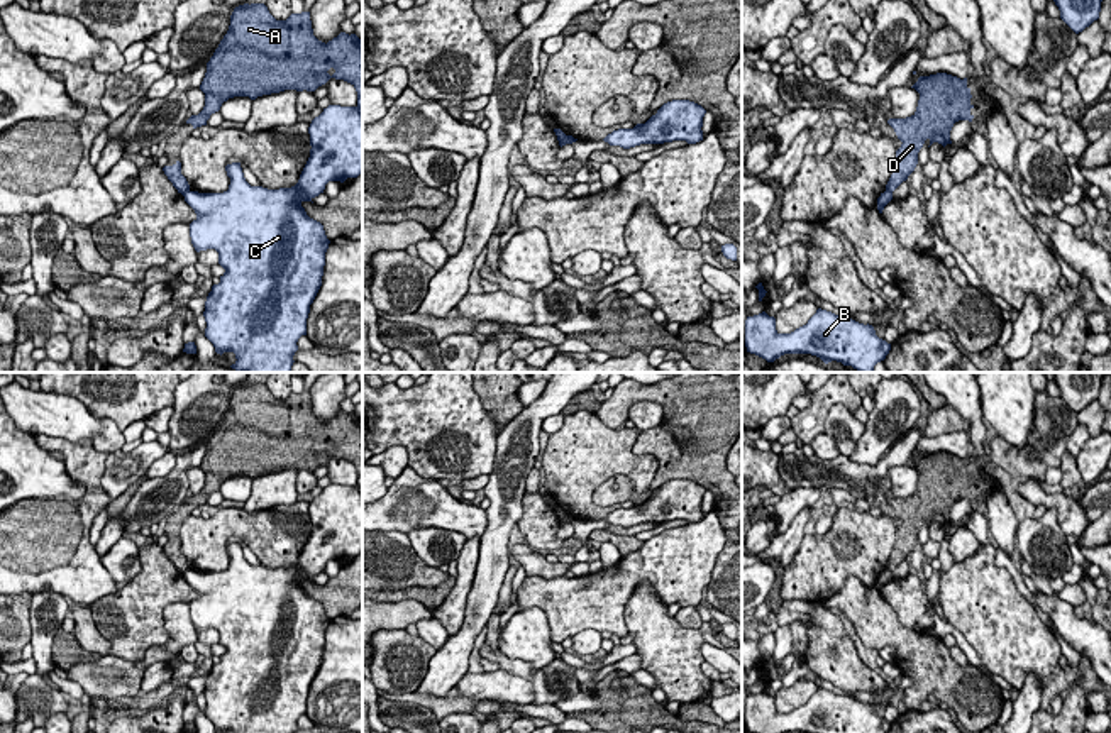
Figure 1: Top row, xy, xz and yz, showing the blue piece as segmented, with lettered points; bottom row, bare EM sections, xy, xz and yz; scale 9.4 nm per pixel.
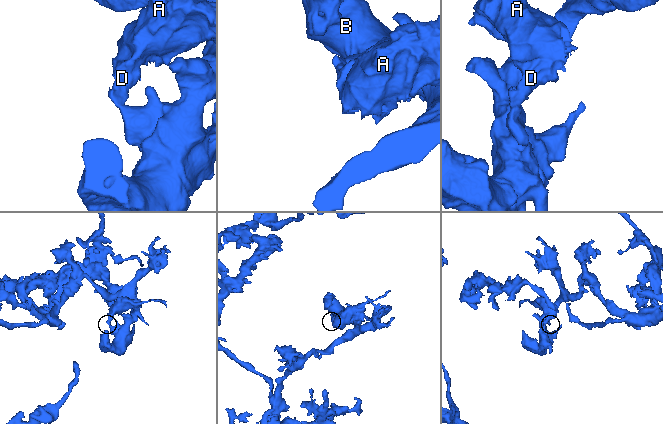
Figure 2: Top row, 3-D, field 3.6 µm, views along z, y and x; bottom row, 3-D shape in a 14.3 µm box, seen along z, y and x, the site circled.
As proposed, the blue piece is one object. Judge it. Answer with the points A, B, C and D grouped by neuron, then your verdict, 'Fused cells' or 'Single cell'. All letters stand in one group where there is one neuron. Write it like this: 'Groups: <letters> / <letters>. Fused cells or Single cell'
Groups: A D / B C. Fused cells

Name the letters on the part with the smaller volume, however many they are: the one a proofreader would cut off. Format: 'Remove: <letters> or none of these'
Remove: A, D

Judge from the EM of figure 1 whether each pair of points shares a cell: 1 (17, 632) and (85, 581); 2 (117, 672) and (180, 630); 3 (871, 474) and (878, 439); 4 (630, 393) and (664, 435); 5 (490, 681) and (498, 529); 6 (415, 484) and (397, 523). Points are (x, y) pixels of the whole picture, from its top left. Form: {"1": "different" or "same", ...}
{"1": "different", "2": "same", "3": "different", "4": "same", "5": "different", "6": "same"}

